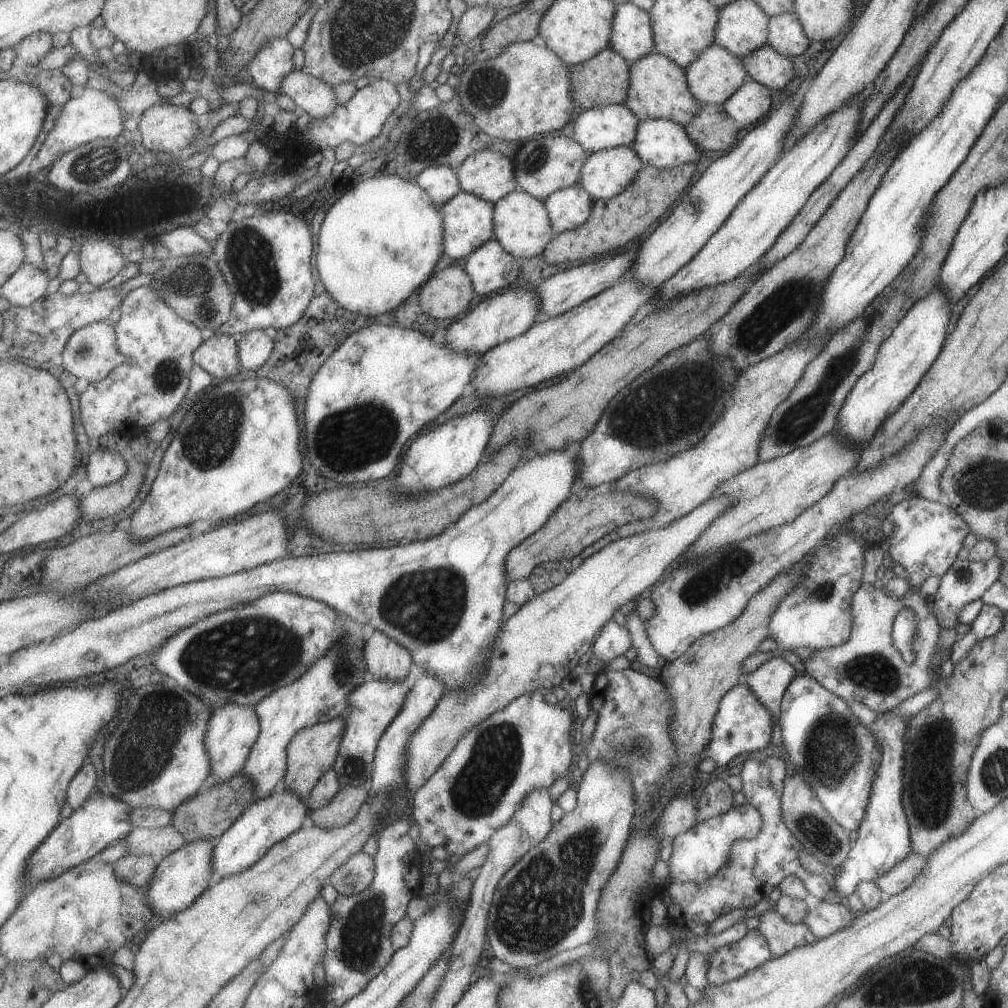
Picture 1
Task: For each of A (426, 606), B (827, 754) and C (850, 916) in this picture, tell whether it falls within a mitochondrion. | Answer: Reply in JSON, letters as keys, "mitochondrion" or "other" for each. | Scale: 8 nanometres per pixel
{"A":"mitochondrion","B":"mitochondrion","C":"other"}

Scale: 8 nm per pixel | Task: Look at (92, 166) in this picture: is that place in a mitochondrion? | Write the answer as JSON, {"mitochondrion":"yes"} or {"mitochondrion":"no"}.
{"mitochondrion":"yes"}

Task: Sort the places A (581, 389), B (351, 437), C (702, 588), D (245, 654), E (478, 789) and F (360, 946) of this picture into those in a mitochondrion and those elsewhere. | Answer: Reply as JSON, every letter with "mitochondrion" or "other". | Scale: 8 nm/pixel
{"A":"other","B":"mitochondrion","C":"mitochondrion","D":"mitochondrion","E":"mitochondrion","F":"mitochondrion"}

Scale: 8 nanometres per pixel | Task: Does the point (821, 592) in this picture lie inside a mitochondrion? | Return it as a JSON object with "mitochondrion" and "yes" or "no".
{"mitochondrion":"yes"}

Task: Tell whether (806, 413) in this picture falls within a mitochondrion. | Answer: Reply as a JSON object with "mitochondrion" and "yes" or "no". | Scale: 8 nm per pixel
{"mitochondrion":"yes"}

